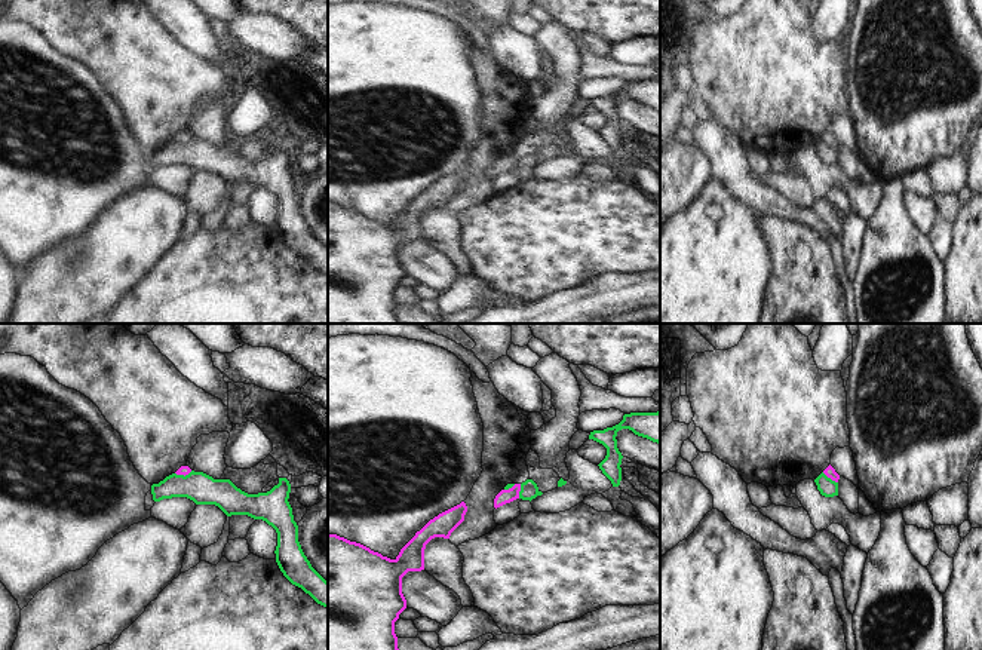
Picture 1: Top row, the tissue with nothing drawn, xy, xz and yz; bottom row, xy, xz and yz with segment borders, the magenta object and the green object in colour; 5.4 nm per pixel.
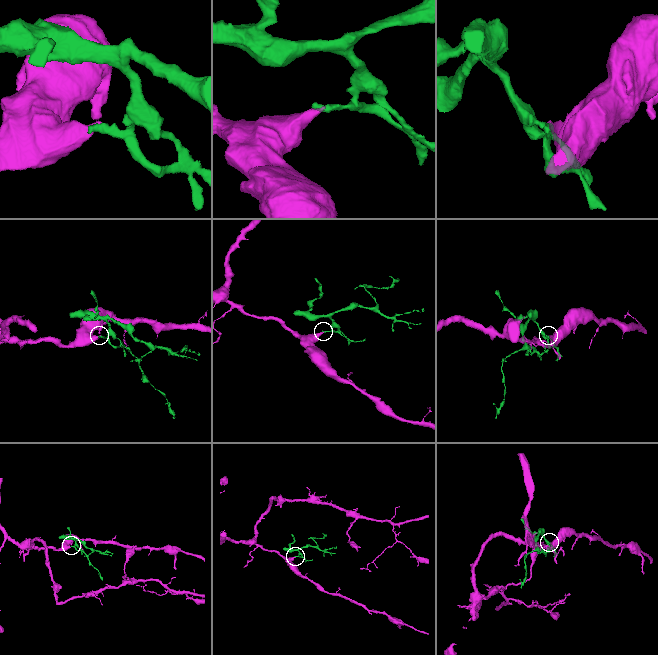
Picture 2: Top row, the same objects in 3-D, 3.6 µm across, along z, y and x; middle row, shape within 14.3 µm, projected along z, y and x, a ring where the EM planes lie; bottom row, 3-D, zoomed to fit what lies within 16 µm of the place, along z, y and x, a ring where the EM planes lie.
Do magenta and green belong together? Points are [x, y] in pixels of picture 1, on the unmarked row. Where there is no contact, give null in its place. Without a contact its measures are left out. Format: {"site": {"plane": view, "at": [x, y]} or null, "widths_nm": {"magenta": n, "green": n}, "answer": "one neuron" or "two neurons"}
{"site": {"plane": "yz", "at": [829, 144]}, "widths_nm": {"magenta": 60, "green": 90}, "answer": "two neurons"}

